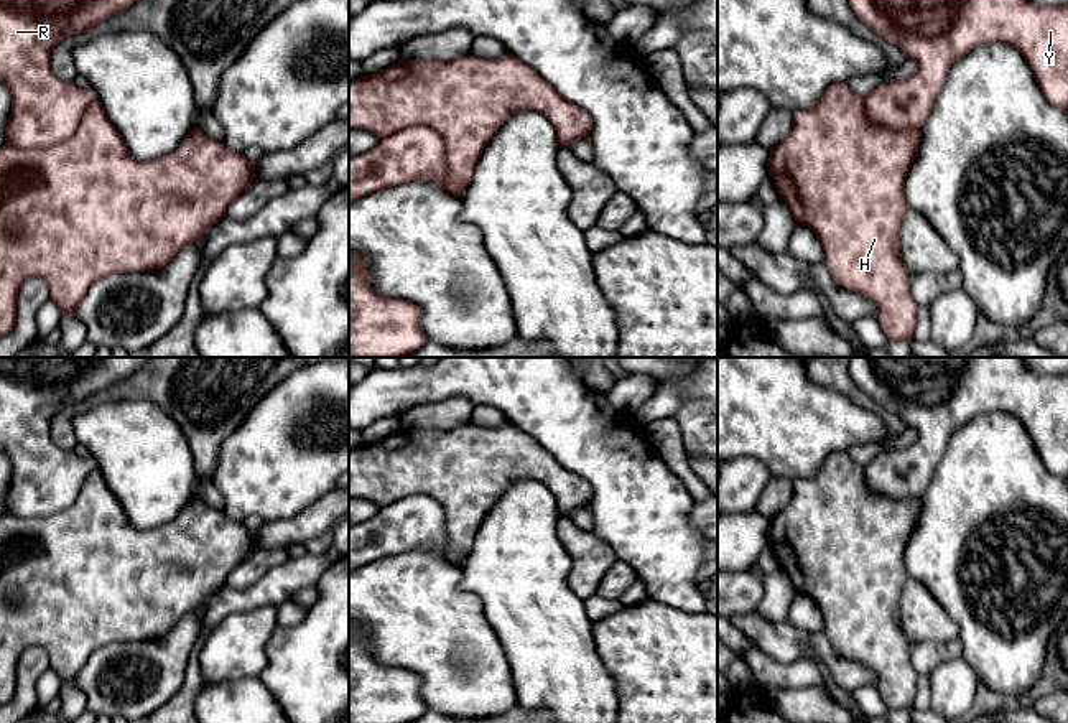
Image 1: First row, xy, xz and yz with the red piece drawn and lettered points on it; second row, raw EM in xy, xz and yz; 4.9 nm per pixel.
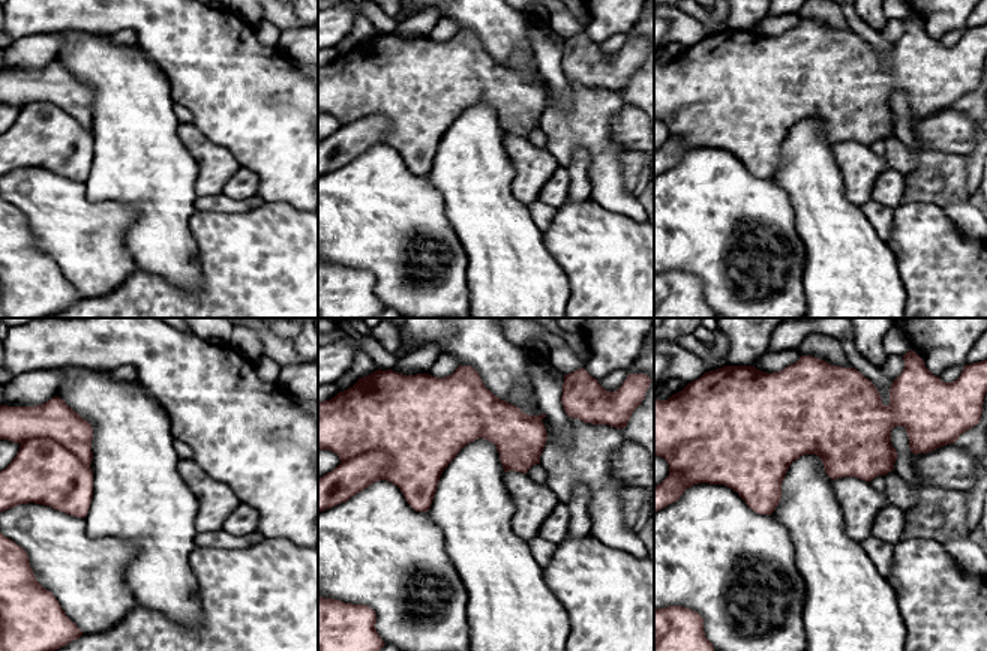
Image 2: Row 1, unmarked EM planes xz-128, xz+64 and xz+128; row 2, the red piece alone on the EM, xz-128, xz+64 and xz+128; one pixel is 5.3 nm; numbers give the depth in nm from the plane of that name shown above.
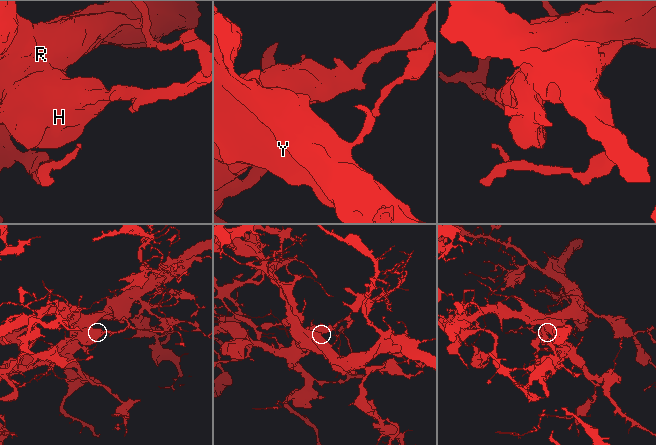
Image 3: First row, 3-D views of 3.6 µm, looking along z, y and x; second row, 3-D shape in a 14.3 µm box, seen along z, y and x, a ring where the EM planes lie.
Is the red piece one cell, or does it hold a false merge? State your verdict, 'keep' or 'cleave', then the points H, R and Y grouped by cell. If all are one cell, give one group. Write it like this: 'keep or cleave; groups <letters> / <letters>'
cleave; groups H / R Y

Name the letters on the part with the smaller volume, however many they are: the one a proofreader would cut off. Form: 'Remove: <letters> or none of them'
Remove: H

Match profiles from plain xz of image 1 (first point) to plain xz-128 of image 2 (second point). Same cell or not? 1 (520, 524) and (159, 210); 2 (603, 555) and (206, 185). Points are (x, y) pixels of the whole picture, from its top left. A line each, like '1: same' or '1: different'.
1: same
2: same

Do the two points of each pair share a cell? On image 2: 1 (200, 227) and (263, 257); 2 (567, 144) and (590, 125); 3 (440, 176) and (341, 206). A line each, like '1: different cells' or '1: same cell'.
1: same cell
2: same cell
3: different cells

